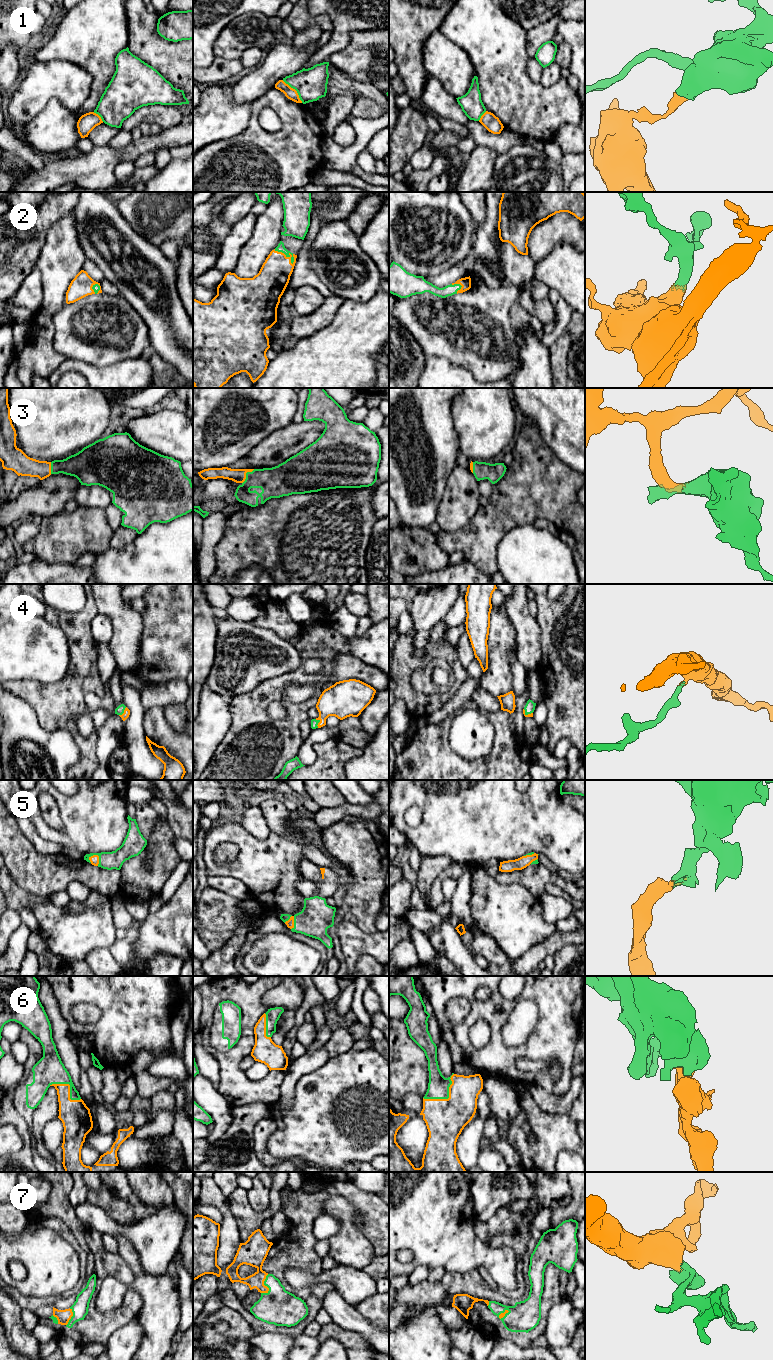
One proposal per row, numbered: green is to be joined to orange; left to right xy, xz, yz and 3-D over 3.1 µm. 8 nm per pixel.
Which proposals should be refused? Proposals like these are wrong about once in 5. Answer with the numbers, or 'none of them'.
1

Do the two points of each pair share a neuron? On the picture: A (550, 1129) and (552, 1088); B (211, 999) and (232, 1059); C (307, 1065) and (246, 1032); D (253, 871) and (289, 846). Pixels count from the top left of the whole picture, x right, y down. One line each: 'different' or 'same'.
A: different
B: same
C: different
D: same

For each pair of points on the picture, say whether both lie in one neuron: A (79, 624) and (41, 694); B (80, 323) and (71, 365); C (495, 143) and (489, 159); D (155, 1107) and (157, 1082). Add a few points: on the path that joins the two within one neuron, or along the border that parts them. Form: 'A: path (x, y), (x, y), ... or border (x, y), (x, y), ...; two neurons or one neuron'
A: path (80, 645), (75, 676), (62, 689); one neuron
B: border (67, 359), (77, 359), (95, 366); two neurons
C: border (477, 145), (491, 147), (498, 154); two neurons
D: border (167, 1089), (156, 1092), (150, 1098); two neurons

